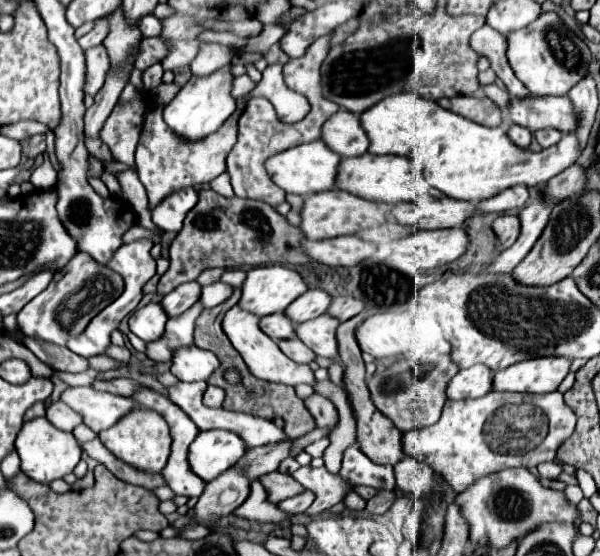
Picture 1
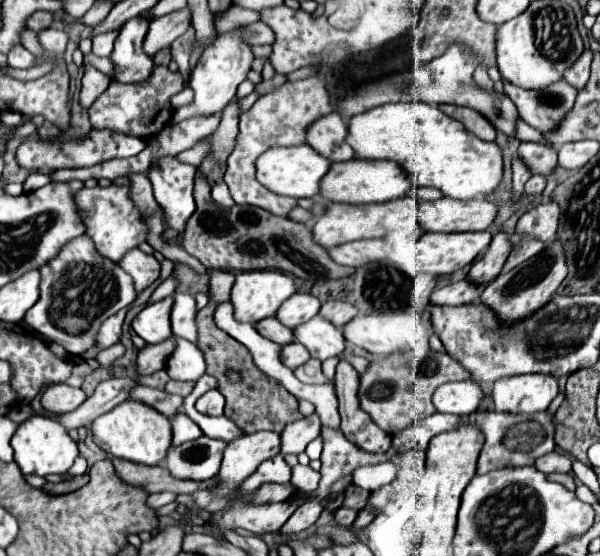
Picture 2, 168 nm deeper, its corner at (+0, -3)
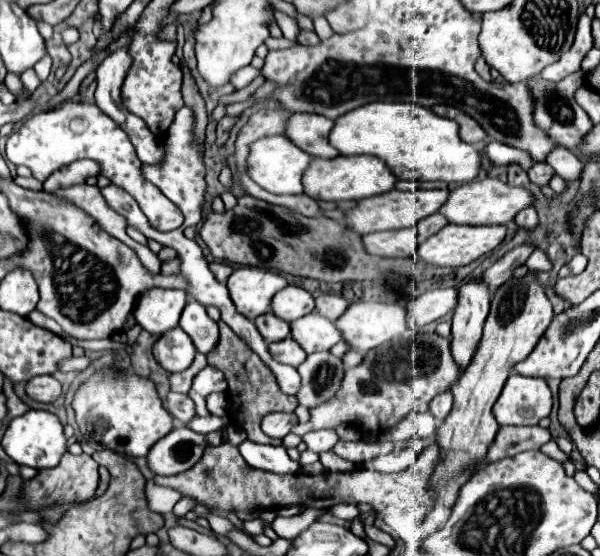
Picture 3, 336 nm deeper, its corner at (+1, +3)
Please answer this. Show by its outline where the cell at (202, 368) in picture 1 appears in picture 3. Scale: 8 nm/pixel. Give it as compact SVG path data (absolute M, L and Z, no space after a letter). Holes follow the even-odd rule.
M180 327L164 333L154 343L154 357L168 373L188 369L194 361L194 355L196 347Z

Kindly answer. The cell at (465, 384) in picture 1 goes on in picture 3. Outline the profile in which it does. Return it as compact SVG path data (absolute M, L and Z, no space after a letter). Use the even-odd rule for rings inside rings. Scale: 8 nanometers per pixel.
M444 391L444 393L440 393L440 395L436 395L436 397L432 399L432 403L430 403L430 413L434 415L436 423L440 423L440 421L450 413L452 405L454 405L454 399L452 399L452 393L450 393L450 391Z

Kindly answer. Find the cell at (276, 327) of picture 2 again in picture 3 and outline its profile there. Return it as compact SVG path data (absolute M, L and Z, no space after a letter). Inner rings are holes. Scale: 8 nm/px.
M266 313L266 315L260 315L256 317L256 327L260 331L260 335L268 341L268 343L274 343L274 341L280 341L280 339L286 339L290 335L290 325L276 317L274 313Z

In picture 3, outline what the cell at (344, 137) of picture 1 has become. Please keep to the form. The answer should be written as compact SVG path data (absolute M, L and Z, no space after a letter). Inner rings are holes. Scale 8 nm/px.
M294 113L288 121L286 133L306 153L314 157L322 157L322 159L332 159L340 155L340 151L332 147L328 141L332 127L334 127L334 121L324 115Z

